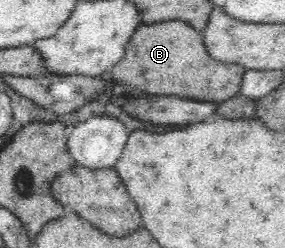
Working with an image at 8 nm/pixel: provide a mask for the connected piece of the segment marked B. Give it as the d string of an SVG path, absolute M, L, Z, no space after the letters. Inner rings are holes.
M176 20L138 26L130 42L126 44L124 58L112 68L114 80L132 84L142 92L160 96L180 96L202 102L224 102L226 98L238 94L242 74L244 68L238 64L228 66L212 60L204 50L200 32L190 28L186 22ZM230 72L234 72L232 76L236 78L236 82L226 82L230 78Z

